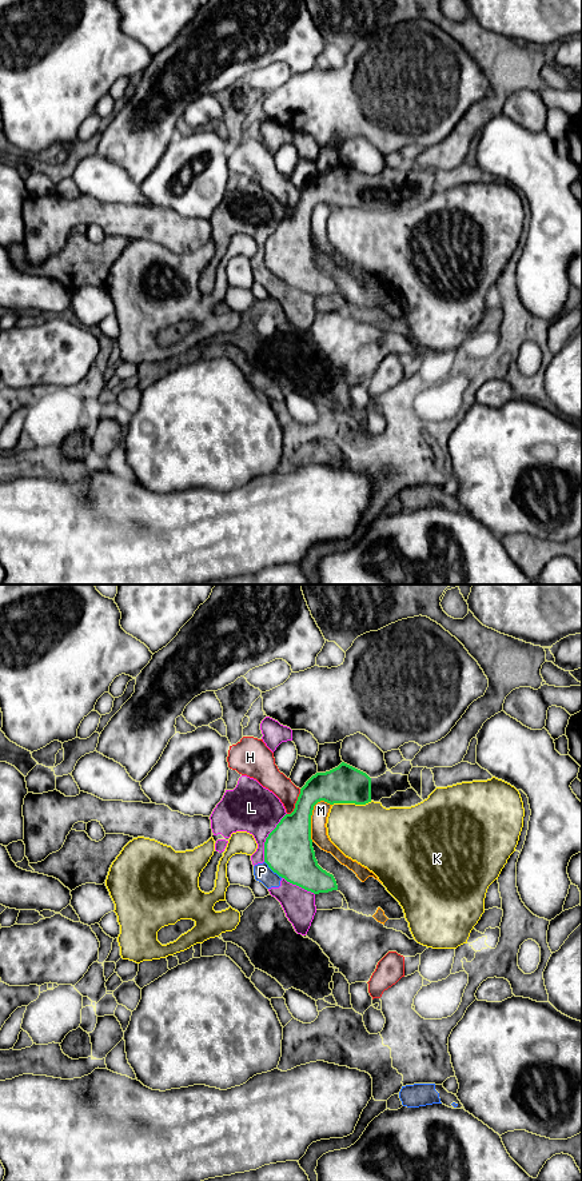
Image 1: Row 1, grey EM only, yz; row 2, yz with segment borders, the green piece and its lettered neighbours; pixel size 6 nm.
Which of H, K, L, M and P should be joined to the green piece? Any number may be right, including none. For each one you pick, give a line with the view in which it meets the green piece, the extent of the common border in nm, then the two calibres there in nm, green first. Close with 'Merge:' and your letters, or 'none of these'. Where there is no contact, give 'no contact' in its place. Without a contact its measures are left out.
Merge: none of these

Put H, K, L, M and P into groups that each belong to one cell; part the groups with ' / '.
H / K / L P / M

